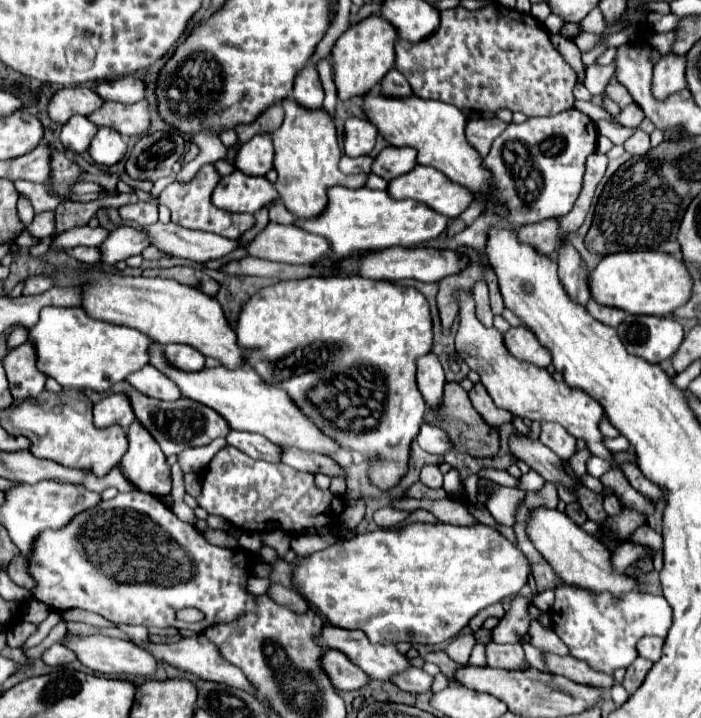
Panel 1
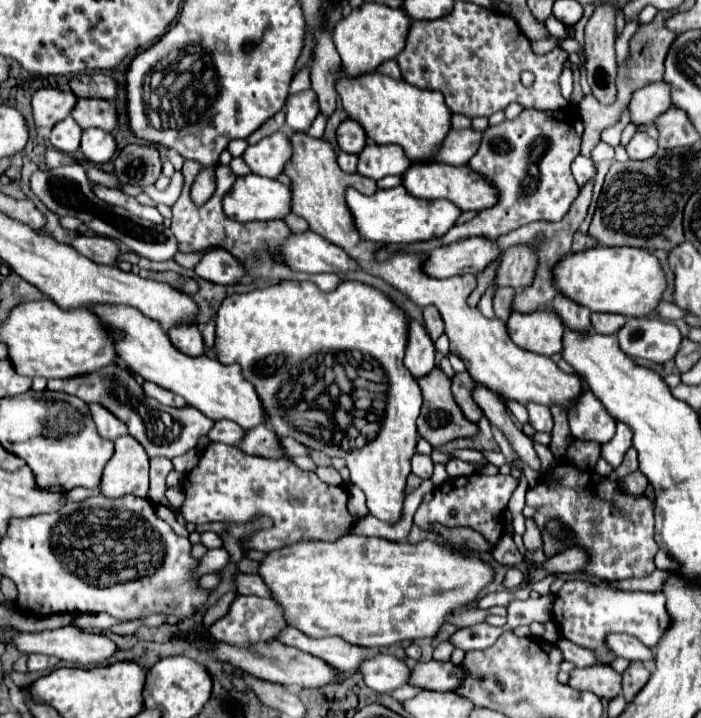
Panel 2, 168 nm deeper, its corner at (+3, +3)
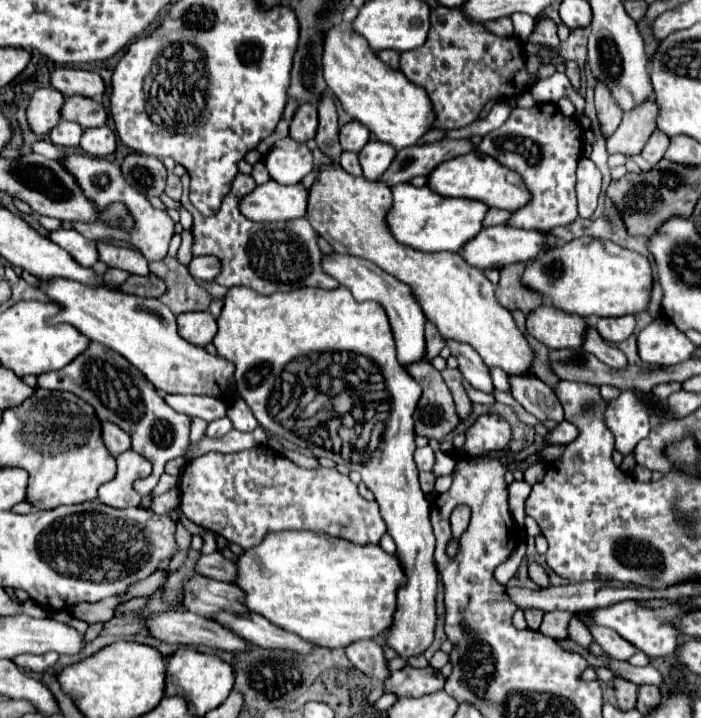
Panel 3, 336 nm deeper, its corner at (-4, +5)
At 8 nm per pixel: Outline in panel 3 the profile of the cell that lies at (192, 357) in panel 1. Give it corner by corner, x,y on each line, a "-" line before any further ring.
187,312
177,316
177,326
181,338
185,338
191,344
197,344
205,348
211,344
215,332
217,332
217,322
209,312

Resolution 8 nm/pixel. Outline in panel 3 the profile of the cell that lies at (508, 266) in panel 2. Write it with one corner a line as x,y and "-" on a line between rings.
517,262
517,264
509,264
501,268
501,280
499,280
499,286
495,288
495,296
499,304
505,306
507,310
519,308
527,314
541,306
541,296
533,294
533,290
523,286
521,274
525,272
525,266
527,264

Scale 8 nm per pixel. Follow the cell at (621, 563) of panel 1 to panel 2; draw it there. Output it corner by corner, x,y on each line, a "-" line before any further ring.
568,548
562,554
546,560
544,564
538,564
534,568
530,568
530,582
542,580
550,573
572,573
576,570
582,570
582,566
586,566
588,558
584,556
584,552
580,548

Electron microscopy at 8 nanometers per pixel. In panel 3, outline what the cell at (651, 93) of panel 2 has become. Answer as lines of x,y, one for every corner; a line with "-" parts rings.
655,98
645,102
645,106
639,106
637,110
629,110
629,114
623,114
619,128
607,140
607,150
611,154
623,152
625,156
639,154
645,142
649,140
649,134
653,134
653,128
657,128

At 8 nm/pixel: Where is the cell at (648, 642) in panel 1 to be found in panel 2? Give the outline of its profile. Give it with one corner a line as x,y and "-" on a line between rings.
608,634
604,638
604,644
610,652
614,652
620,658
626,660
640,660
640,662
650,662
652,660
652,650
640,644
640,640
634,640
634,636
626,634

